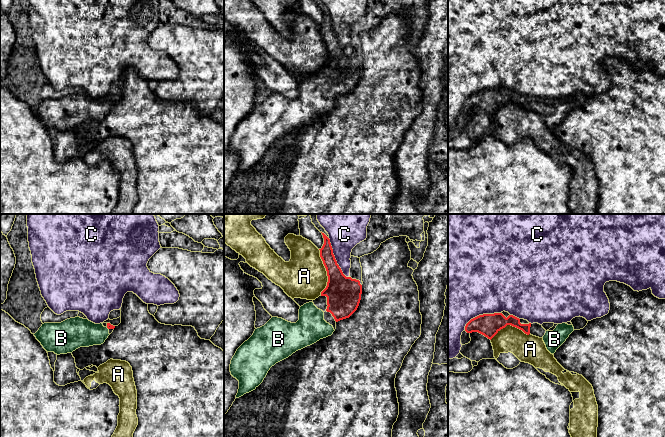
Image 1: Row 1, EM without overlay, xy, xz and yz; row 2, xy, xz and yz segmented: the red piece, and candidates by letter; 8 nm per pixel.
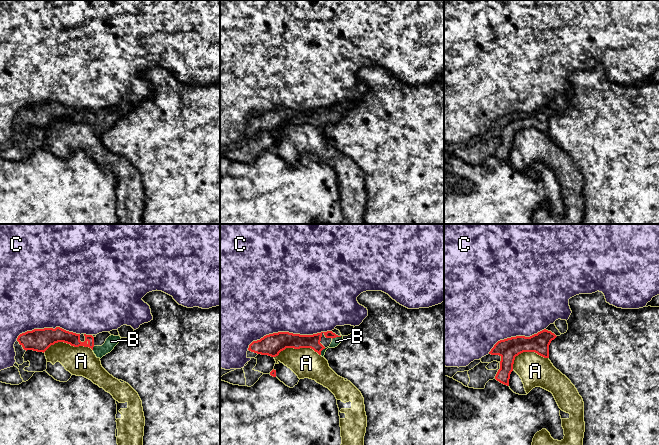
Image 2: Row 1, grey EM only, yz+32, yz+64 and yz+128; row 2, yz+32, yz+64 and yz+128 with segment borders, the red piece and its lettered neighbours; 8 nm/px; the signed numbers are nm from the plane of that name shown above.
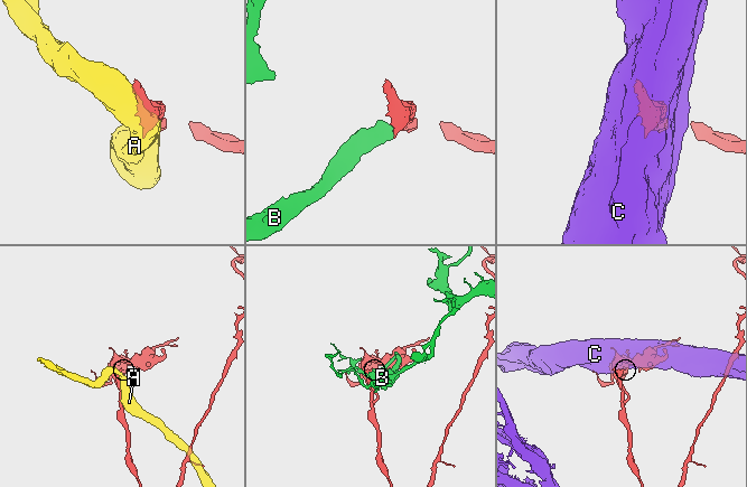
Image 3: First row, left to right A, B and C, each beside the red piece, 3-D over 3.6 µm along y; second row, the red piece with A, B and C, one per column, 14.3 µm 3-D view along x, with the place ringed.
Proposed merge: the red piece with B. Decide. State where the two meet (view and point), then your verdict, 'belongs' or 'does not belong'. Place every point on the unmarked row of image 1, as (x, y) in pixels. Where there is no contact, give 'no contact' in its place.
no contact; belongs

